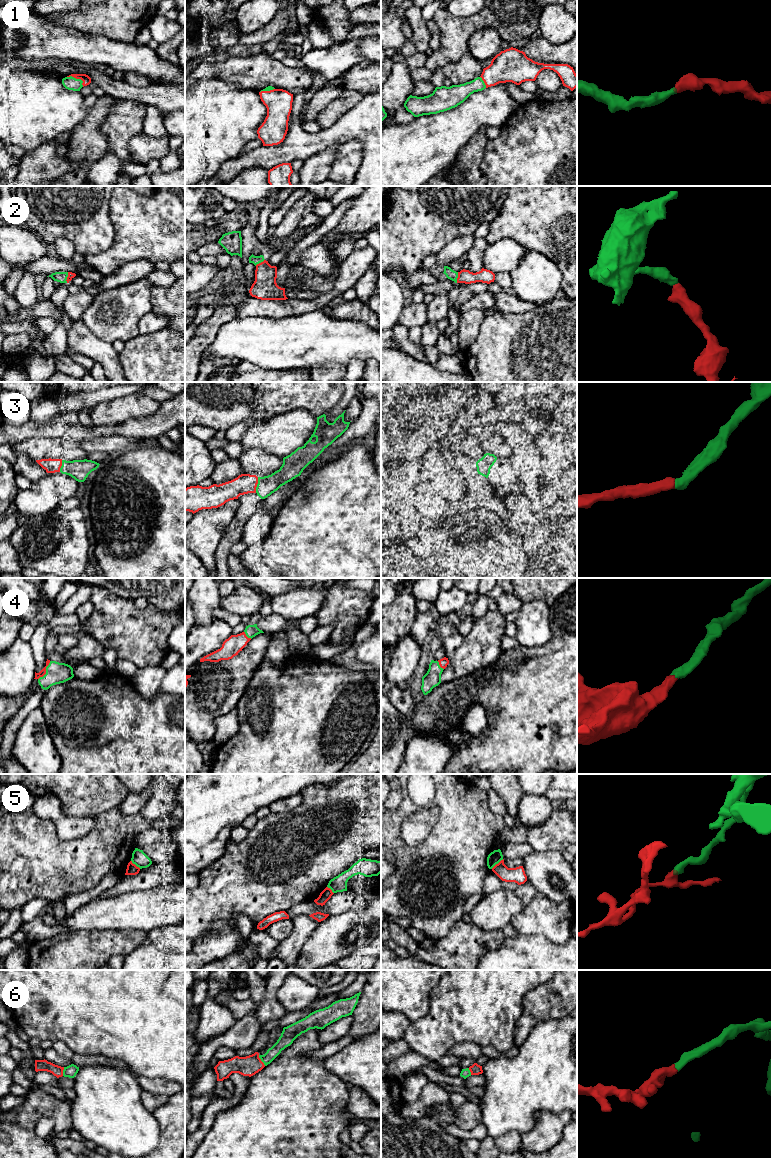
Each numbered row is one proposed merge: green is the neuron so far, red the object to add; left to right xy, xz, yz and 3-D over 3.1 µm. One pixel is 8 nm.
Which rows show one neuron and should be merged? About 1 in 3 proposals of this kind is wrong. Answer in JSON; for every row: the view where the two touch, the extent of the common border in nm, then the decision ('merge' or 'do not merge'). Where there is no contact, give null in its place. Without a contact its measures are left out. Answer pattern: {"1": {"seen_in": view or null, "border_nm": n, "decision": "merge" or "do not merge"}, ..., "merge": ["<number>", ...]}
{"1": {"seen_in": "xy", "border_nm": 160, "decision": "merge"}, "2": {"seen_in": "xy", "border_nm": 90, "decision": "merge"}, "3": {"seen_in": "xz", "border_nm": 130, "decision": "merge"}, "4": {"seen_in": "xy", "border_nm": 180, "decision": "merge"}, "5": {"seen_in": "yz", "border_nm": 130, "decision": "do not merge"}, "6": {"seen_in": "xz", "border_nm": 110, "decision": "merge"}, "merge": ["1", "2", "3", "4", "6"]}

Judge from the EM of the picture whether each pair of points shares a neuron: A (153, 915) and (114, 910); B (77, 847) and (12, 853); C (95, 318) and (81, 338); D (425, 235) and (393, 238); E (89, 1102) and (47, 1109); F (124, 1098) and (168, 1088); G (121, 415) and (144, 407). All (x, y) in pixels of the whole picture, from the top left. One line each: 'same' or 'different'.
A: same
B: same
C: different
D: same
E: different
F: different
G: same

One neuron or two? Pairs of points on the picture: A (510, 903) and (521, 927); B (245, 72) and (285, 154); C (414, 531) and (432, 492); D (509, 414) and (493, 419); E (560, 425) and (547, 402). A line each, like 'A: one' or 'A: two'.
A: two
B: two
C: two
D: two
E: two

